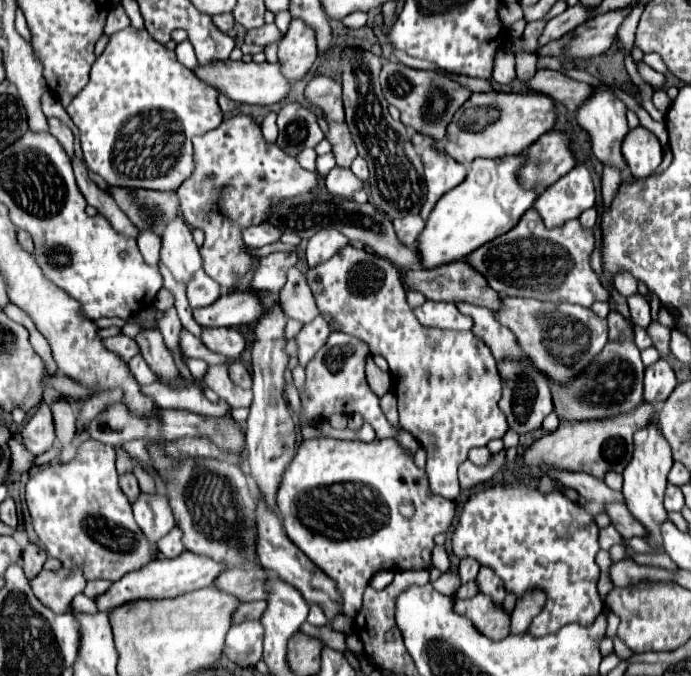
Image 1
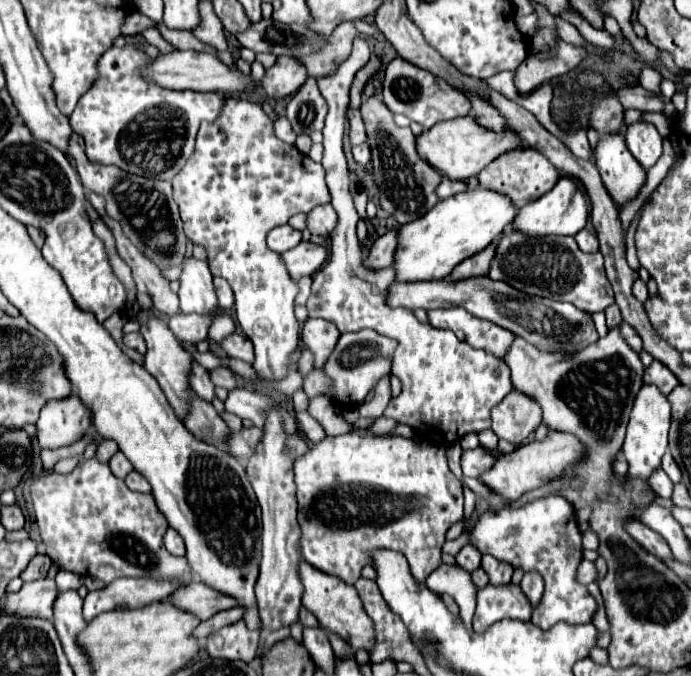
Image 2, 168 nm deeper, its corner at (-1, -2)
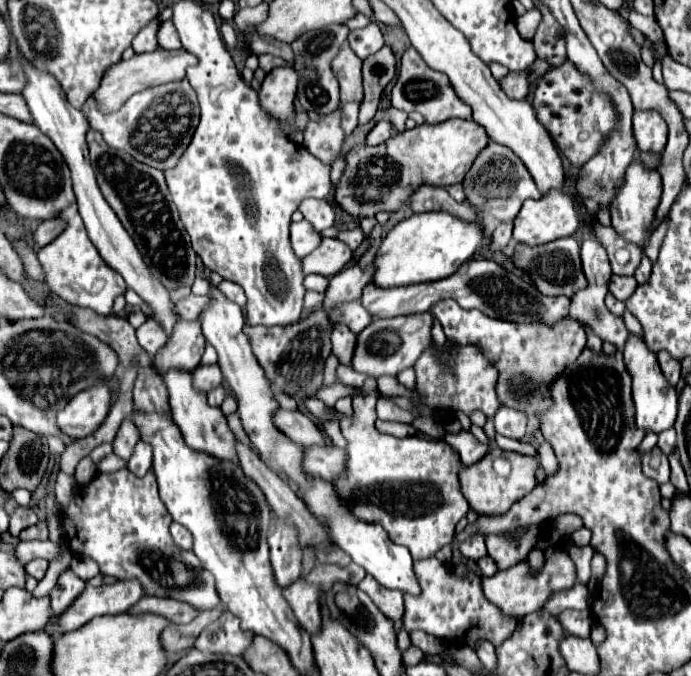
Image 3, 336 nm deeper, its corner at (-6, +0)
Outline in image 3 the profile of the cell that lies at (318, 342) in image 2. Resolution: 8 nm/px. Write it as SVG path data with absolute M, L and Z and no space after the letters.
M334 325L332 331L332 353L340 359L342 365L352 365L352 355L356 349L356 333L346 325Z

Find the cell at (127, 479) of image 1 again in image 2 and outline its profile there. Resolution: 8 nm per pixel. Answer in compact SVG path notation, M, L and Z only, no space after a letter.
M119 451L117 455L113 455L113 457L111 457L109 467L111 467L113 475L115 475L115 477L119 477L119 479L125 479L125 477L133 471L133 465L129 465L129 459L127 459L121 451Z

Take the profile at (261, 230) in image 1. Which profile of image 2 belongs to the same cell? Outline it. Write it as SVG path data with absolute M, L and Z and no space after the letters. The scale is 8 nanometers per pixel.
M279 225L277 229L271 229L267 233L267 247L277 253L283 253L283 251L299 245L299 241L301 241L301 231L293 229L293 233L291 233L291 225Z

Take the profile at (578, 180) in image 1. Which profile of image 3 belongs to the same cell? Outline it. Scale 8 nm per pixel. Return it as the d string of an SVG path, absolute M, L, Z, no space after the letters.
M558 189L558 191L550 191L550 195L538 199L538 201L534 201L534 199L524 201L520 213L514 219L514 237L512 239L516 243L536 247L536 245L544 245L544 243L550 243L550 241L556 241L562 237L570 237L578 229L578 225L580 225L580 211L578 211L576 201L568 193Z

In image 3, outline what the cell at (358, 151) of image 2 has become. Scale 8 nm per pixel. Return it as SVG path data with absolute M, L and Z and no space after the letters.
M382 119L382 121L370 131L370 135L366 137L366 145L378 145L378 143L384 143L386 139L392 137L392 133L394 133L394 125L392 125L390 121Z

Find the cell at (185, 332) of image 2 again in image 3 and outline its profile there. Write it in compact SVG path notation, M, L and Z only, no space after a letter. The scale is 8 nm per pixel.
M178 321L166 345L154 355L154 367L162 375L168 369L192 371L198 367L204 353L204 335L198 323Z

